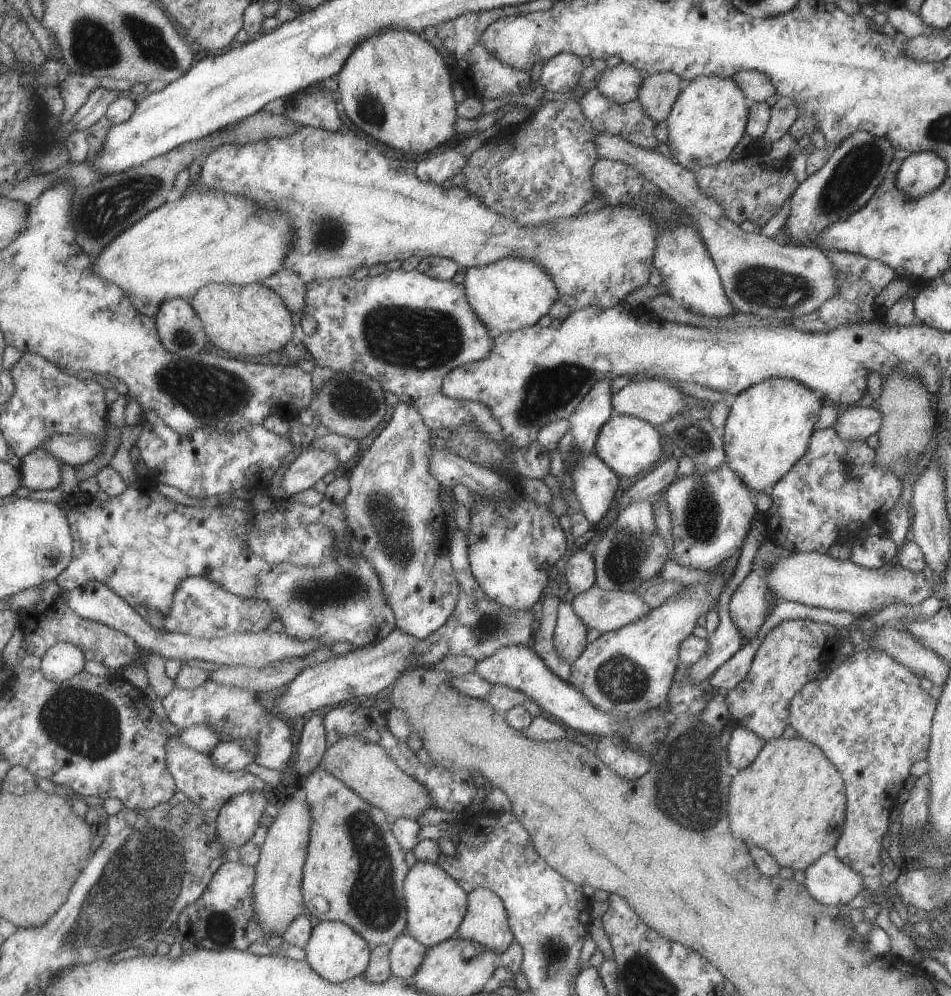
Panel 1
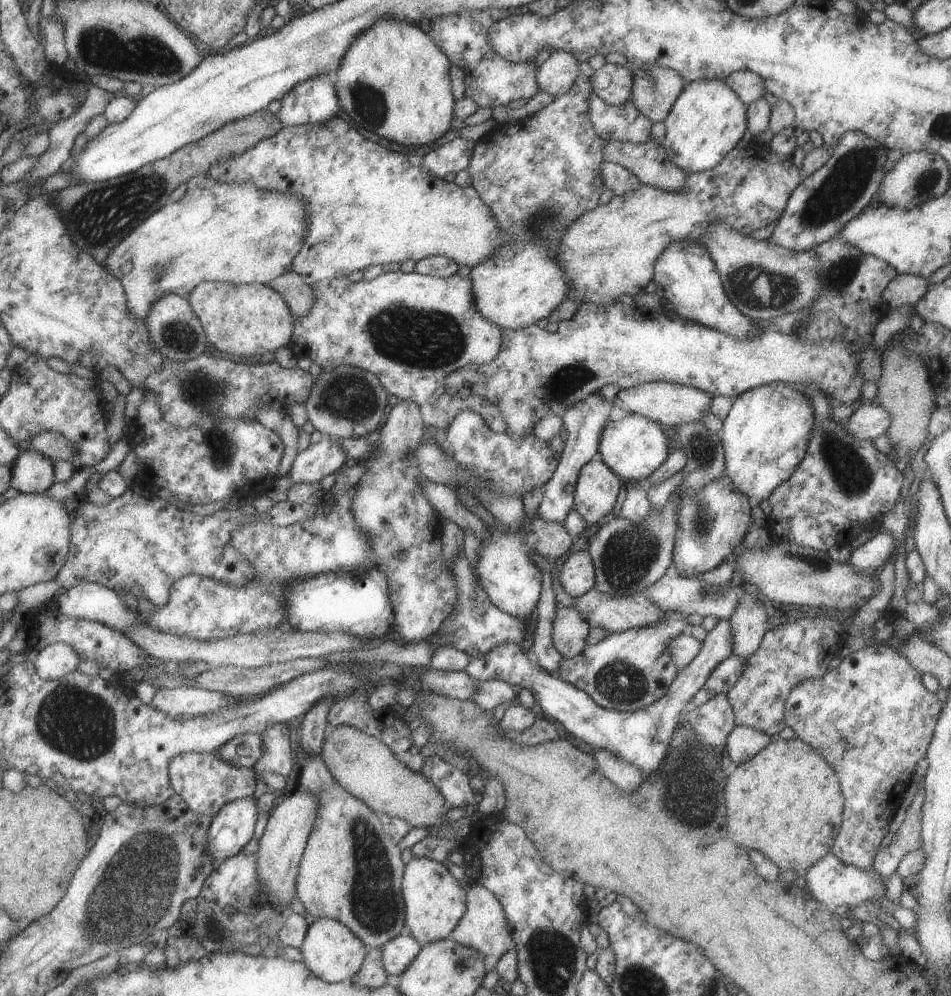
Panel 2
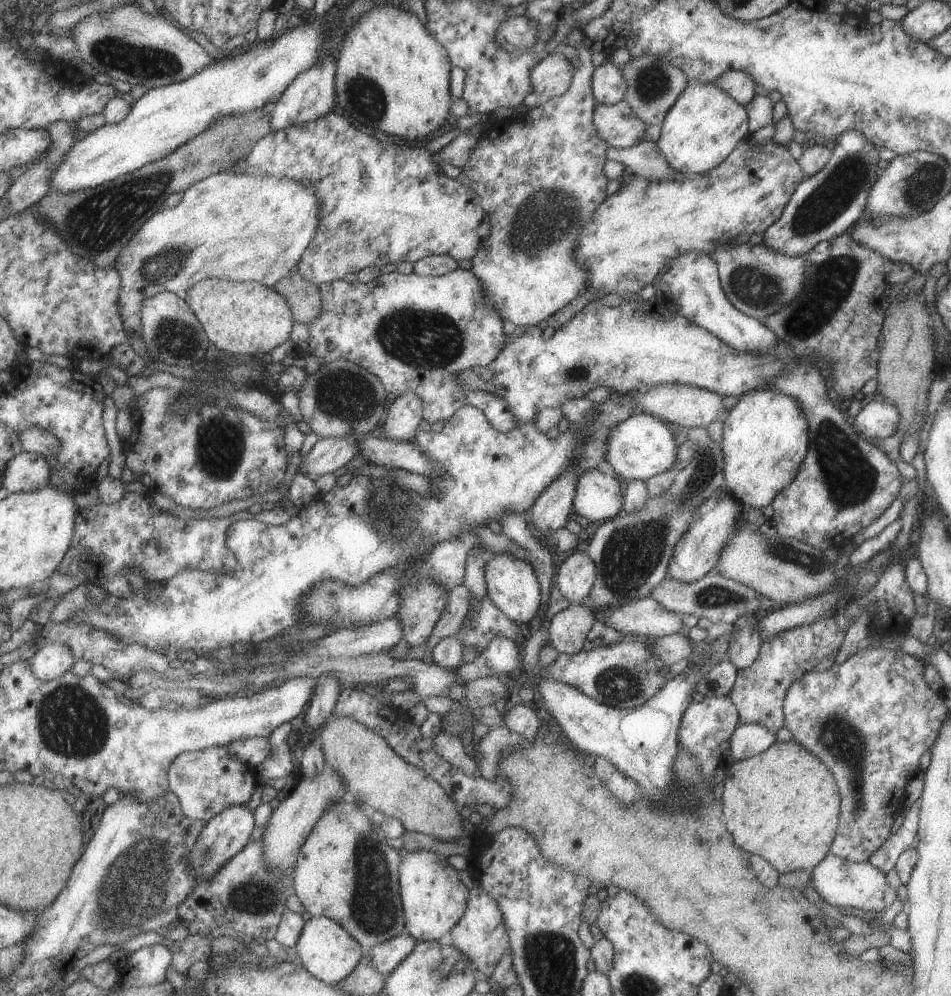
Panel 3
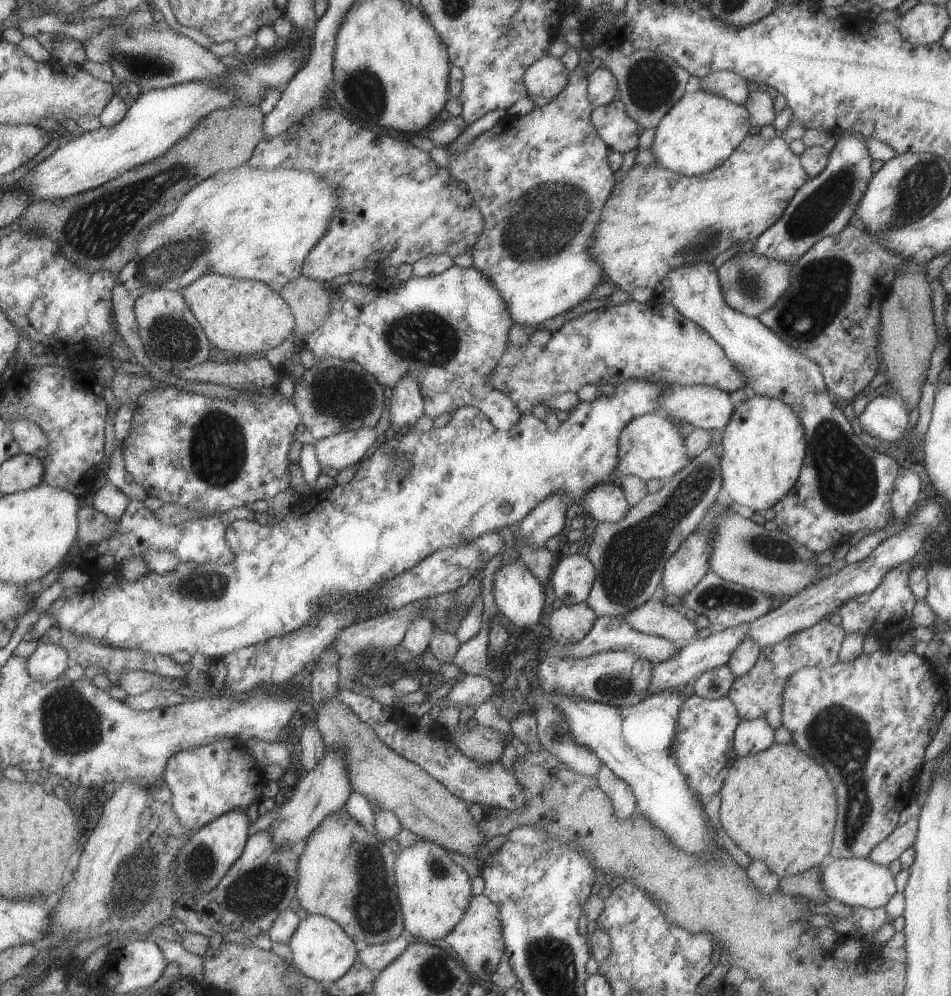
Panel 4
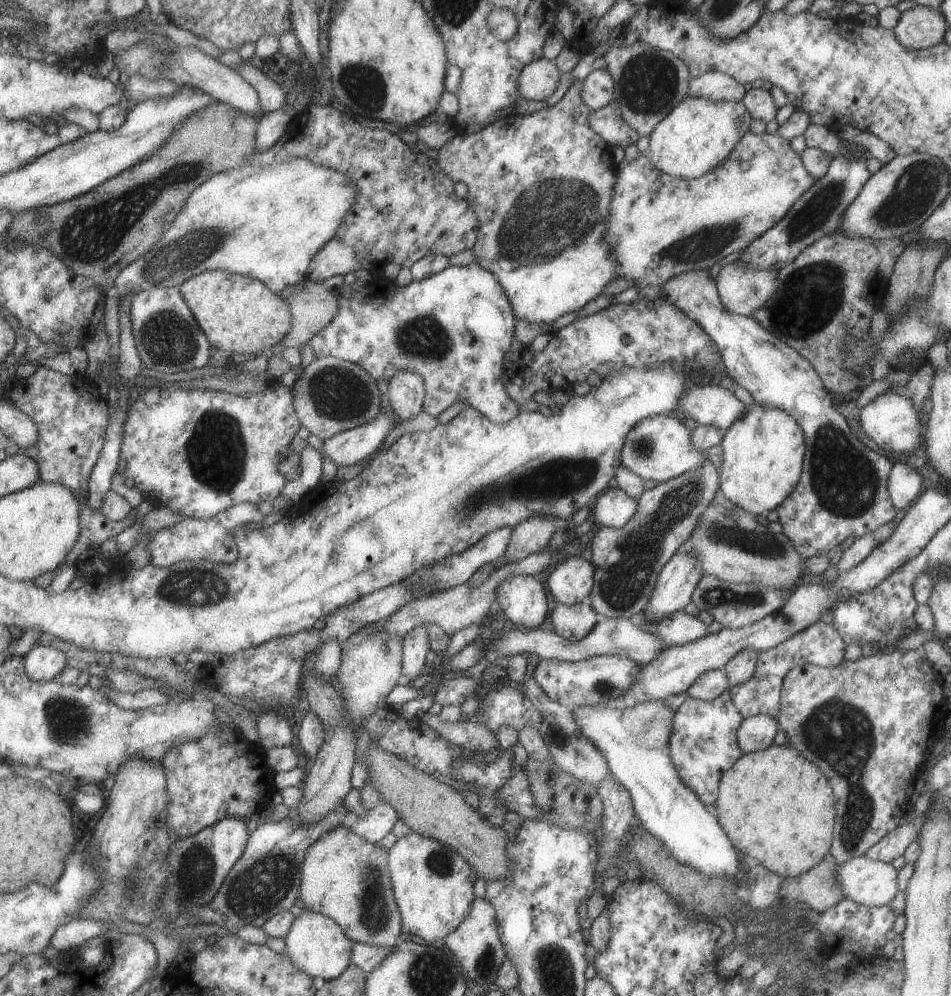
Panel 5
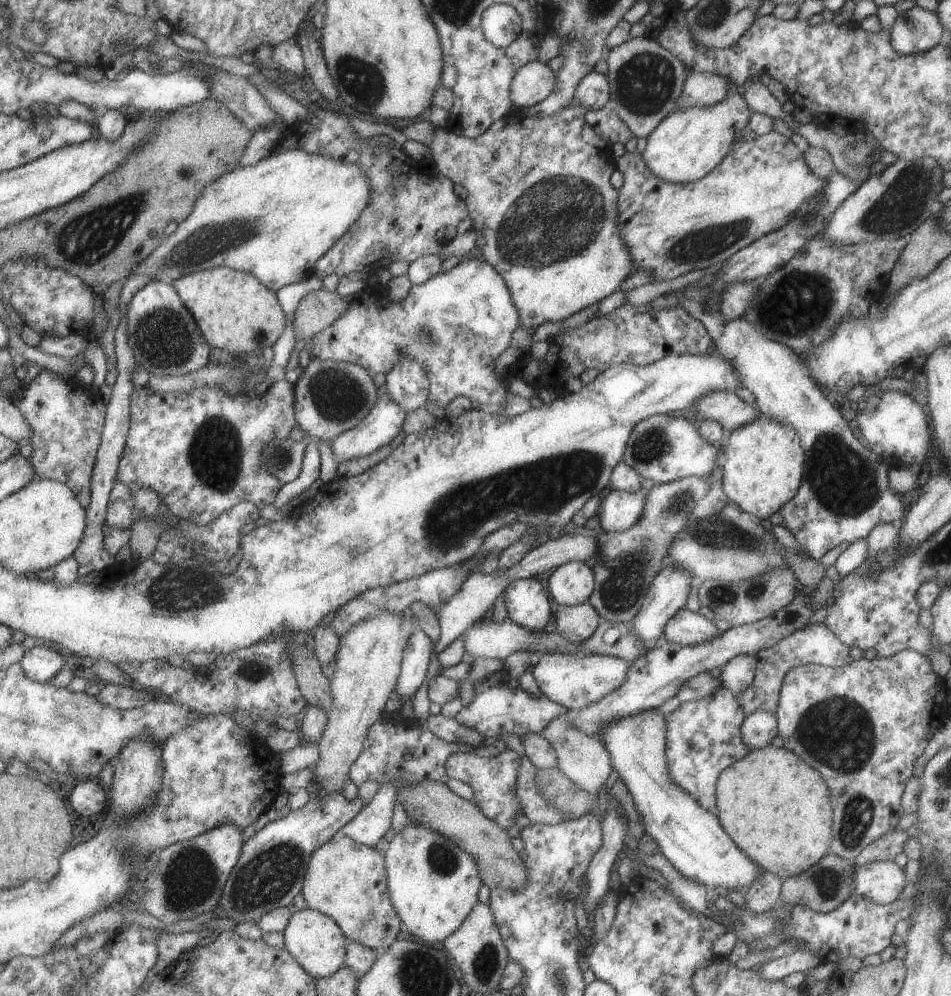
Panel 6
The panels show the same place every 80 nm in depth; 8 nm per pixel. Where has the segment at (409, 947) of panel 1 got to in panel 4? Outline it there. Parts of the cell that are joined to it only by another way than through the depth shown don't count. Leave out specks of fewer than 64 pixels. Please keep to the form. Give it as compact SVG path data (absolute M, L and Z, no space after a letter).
M404 934L378 945L358 945L357 961L361 961L374 975L393 962L409 944Z

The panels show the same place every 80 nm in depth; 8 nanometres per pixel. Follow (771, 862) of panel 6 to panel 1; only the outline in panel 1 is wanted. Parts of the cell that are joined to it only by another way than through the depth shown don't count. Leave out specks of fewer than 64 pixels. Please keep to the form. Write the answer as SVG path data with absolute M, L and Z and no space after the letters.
M801 737L767 741L746 769L738 770L732 778L727 800L727 814L731 834L741 838L747 846L767 850L780 867L805 870L821 855L831 853L841 836L846 813L844 782L835 766L831 766L823 751Z

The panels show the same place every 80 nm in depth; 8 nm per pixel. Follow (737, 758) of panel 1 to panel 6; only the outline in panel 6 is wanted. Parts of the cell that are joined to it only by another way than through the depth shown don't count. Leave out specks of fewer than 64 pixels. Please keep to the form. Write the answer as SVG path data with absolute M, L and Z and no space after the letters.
M767 711L749 713L740 724L741 740L749 750L766 747L777 735L776 716Z

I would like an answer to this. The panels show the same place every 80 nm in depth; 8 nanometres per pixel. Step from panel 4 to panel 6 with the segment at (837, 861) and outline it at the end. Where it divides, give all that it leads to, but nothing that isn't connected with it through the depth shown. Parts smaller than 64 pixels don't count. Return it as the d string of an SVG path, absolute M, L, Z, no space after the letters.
M873 861L853 866L852 894L879 905L886 905L897 899L907 883L903 868L893 861Z

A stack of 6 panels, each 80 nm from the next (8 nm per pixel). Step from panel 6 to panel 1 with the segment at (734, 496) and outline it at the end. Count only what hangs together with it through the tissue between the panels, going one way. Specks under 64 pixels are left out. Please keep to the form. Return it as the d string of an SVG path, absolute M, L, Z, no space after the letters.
M768 378L736 394L722 432L725 462L753 493L767 492L802 456L824 399L796 380Z

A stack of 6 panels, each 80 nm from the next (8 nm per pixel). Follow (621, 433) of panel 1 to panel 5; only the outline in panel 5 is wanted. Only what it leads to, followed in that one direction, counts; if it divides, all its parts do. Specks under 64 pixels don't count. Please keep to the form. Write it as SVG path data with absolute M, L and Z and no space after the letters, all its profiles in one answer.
M661 414L642 418L627 431L620 450L620 465L644 481L662 483L694 469L705 457L691 446L690 430L677 415Z

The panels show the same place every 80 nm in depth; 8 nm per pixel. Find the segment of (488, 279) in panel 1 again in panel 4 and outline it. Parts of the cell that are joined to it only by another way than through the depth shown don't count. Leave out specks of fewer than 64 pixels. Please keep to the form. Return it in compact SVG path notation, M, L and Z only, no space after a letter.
M572 29L563 35L569 47L574 48L579 53L580 61L578 65L568 73L568 81L565 88L551 99L551 102L542 107L533 107L527 114L517 115L515 118L505 118L499 120L489 130L481 132L473 139L473 142L463 151L456 155L449 153L448 172L457 181L463 181L466 191L471 194L473 206L478 210L484 220L483 232L478 236L477 242L472 248L472 267L485 275L503 299L509 311L509 316L513 324L540 324L559 316L577 306L583 300L587 300L589 293L595 284L602 280L602 270L599 265L590 257L588 250L590 236L594 233L596 222L603 203L607 200L611 192L613 182L613 172L608 163L609 147L600 139L595 127L590 121L590 112L593 110L592 104L587 98L588 74L591 72L591 53L588 42L585 42L585 32L583 30Z

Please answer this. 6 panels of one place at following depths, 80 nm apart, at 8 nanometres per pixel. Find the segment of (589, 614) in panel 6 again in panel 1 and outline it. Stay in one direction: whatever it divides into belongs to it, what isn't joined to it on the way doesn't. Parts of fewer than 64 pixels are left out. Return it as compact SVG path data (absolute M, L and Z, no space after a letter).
M564 600L558 604L555 620L553 646L565 662L573 664L587 646L587 628L575 614L572 604Z

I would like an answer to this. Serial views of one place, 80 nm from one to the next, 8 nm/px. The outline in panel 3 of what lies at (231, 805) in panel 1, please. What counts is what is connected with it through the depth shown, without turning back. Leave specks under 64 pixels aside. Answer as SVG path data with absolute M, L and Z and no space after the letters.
M246 804L228 806L207 823L191 853L193 862L190 868L198 872L198 884L205 879L214 879L215 873L221 866L225 865L241 848L245 848L253 828L255 828L253 811L251 812Z

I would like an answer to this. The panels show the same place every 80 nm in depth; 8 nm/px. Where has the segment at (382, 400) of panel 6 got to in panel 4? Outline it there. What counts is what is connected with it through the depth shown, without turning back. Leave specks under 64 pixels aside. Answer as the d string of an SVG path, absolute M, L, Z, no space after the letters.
M362 428L316 439L314 453L320 468L329 466L341 470L345 466L355 466L375 446L379 438L373 429Z

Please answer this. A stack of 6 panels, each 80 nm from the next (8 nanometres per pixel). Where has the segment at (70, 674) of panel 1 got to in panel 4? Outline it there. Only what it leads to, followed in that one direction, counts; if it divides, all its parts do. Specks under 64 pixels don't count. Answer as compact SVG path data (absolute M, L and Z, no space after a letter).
M39 643L28 658L28 669L33 678L46 683L63 676L70 665L67 649L55 643Z

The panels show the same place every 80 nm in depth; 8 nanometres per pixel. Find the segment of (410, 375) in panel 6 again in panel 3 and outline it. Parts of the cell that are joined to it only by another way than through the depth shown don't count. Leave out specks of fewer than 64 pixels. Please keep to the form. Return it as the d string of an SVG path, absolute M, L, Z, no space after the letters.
M411 391L396 397L389 405L382 437L388 441L413 442L422 419L422 402Z

